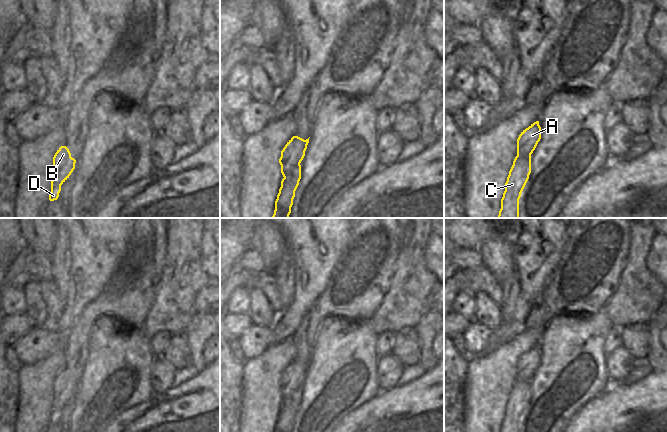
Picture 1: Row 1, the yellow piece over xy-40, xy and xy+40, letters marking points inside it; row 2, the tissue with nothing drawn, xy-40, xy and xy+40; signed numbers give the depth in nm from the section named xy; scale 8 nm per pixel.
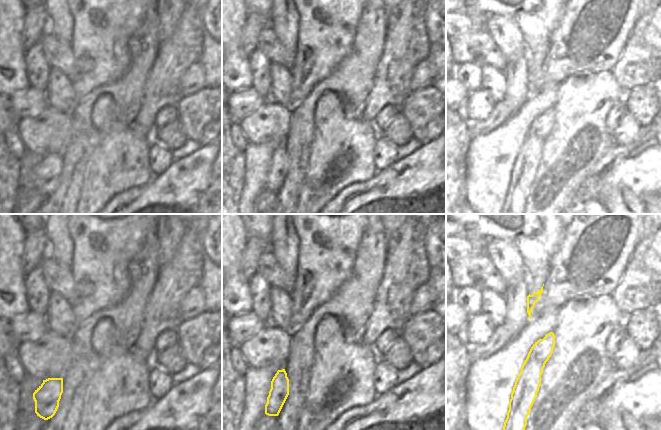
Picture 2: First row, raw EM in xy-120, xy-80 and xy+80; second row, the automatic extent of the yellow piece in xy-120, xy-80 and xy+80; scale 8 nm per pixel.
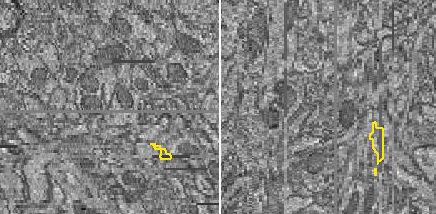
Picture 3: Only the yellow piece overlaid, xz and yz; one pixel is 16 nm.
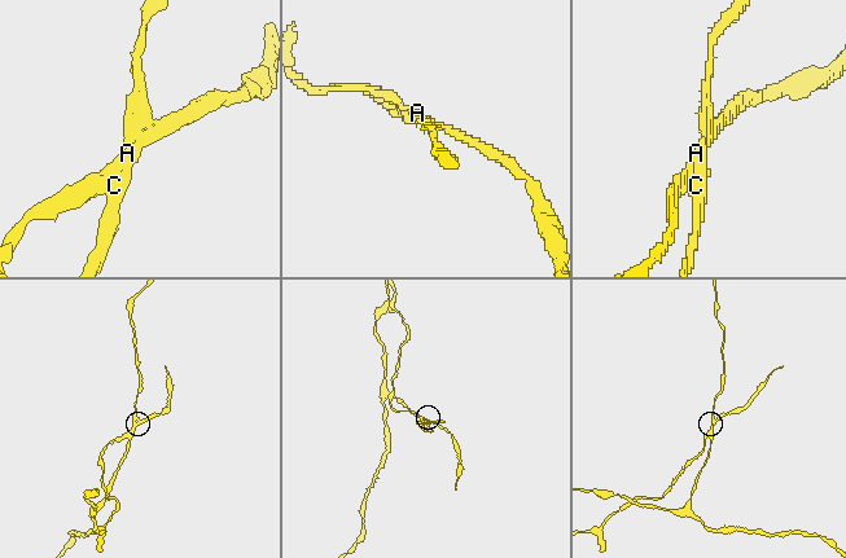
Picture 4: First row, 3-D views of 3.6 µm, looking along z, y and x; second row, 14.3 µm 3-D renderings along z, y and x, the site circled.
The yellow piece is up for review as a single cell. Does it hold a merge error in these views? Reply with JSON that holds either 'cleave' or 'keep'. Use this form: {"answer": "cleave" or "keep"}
{"answer": "cleave"}

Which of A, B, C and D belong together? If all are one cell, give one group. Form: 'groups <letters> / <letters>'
groups A B D / C

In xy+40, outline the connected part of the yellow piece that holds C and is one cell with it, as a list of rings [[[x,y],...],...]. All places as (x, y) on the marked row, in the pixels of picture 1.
[[[517,155],[505,183],[497,218],[519,218],[519,199],[531,173],[531,156]]]

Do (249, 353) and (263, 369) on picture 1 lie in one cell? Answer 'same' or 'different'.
different

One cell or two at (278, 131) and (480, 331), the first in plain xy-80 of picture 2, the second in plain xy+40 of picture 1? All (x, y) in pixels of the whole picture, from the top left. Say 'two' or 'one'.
one

